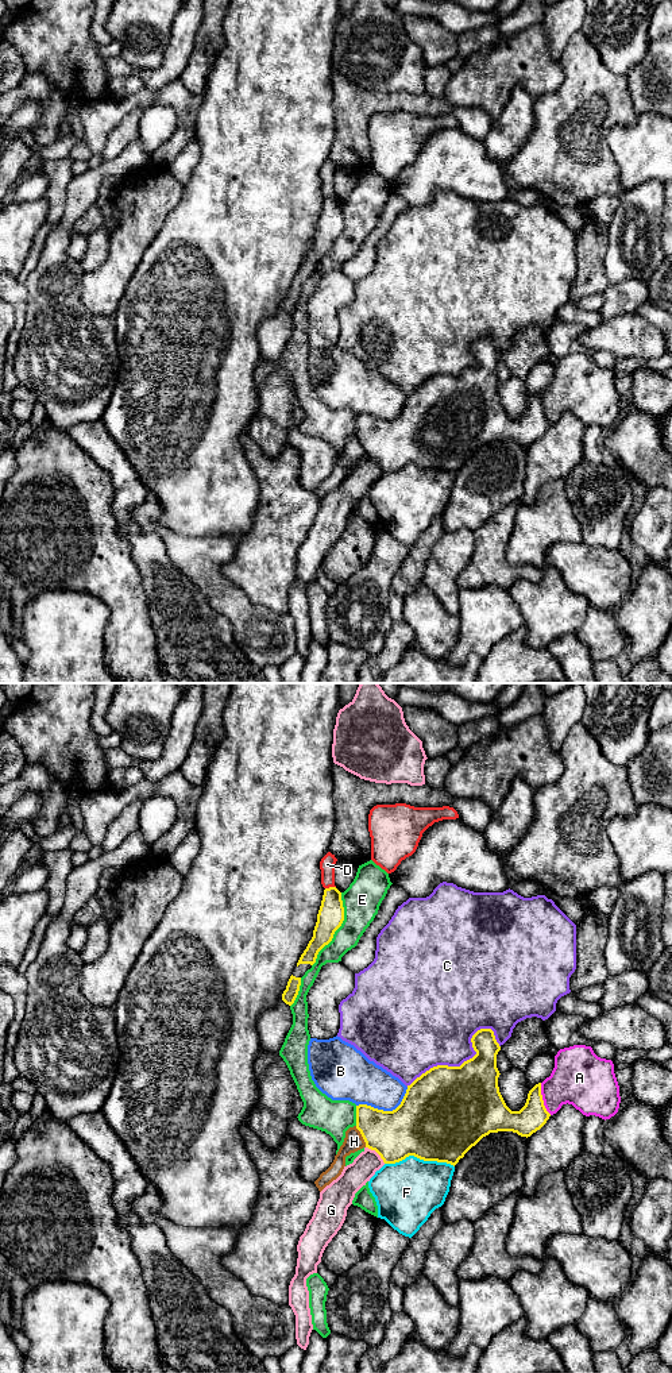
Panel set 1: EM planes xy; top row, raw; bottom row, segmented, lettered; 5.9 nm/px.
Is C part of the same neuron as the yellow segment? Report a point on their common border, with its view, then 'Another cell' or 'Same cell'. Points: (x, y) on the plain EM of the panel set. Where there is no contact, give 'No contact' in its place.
Touches yellow at xy (462, 373). Another cell

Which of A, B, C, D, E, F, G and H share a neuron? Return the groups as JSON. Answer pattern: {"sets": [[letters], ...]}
{"sets": [["A"], ["B"], ["C"], ["D"], ["E"], ["F"], ["G"], ["H"]]}

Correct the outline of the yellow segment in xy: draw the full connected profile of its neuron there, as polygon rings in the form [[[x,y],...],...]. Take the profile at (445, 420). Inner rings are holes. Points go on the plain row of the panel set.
[[[491,338],[478,339],[472,347],[476,363],[460,375],[437,374],[408,394],[401,413],[393,420],[383,420],[367,413],[356,414],[356,437],[366,456],[375,459],[385,473],[395,473],[409,464],[424,470],[456,474],[464,463],[490,441],[513,440],[530,446],[540,439],[551,423],[541,404],[541,392],[528,402],[525,414],[511,420],[498,396],[499,379],[497,363],[501,359]]]

